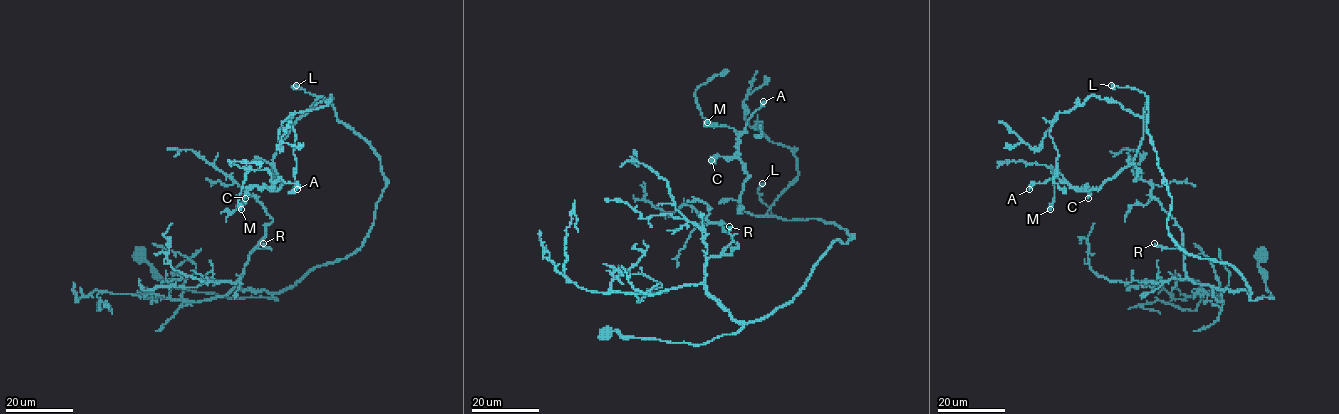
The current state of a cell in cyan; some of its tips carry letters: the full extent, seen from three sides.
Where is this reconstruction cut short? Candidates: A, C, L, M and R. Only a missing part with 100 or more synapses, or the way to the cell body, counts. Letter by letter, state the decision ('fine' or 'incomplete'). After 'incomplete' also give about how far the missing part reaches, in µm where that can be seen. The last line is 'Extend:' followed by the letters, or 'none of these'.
A: fine
C: fine
L: fine
M: fine
R: fine
Extend: none of these

